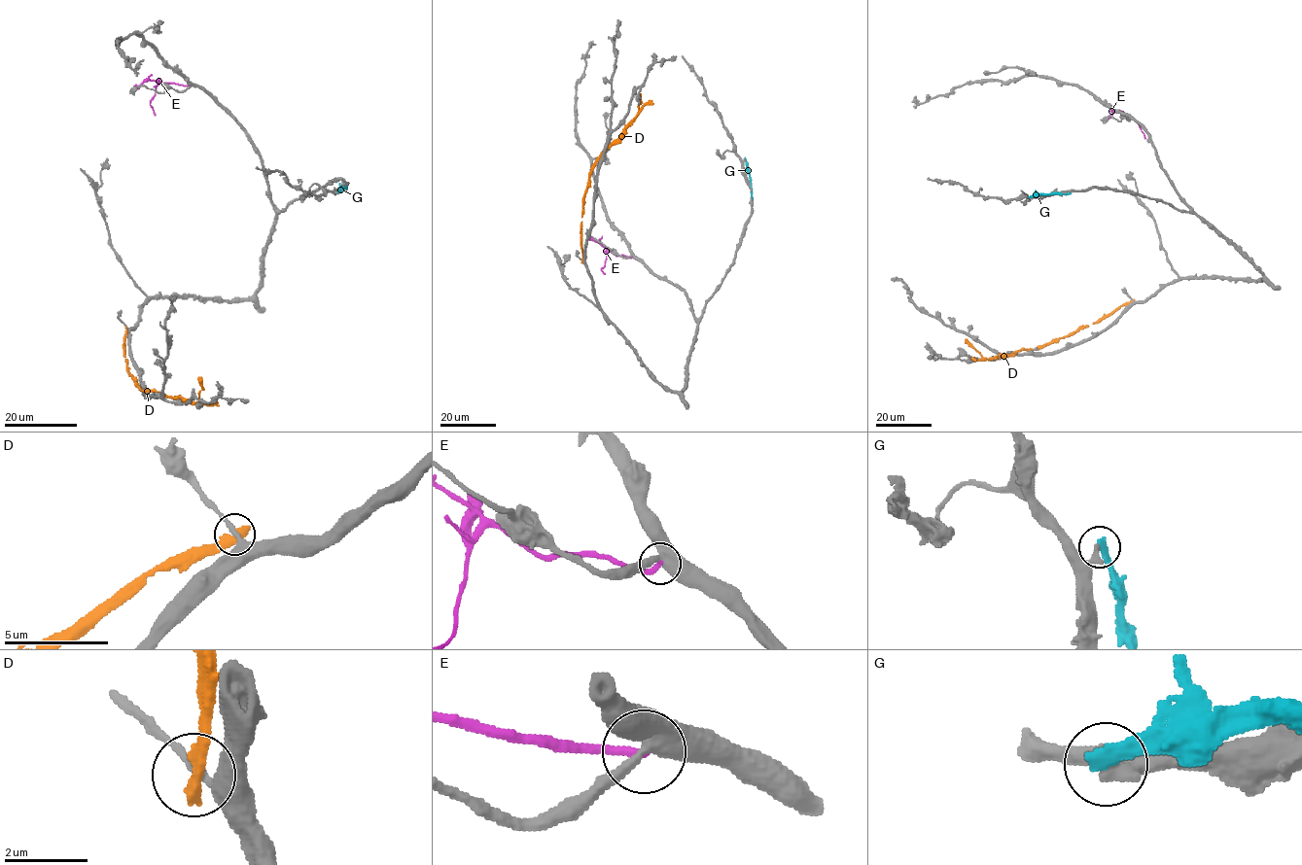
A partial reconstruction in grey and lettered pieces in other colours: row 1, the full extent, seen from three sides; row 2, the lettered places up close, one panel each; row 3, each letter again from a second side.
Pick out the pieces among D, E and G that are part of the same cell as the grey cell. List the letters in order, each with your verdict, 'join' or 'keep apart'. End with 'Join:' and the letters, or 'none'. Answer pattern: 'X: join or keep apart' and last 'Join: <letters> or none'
D: keep apart
E: keep apart
G: keep apart
Join: none

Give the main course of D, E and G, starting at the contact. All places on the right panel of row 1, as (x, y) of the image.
D: (1132, 300), (1088, 326), (1036, 349), (1022, 349), (1011, 354), (984, 359), (966, 339)
E: (1128, 116), (1137, 122), (1145, 138)
G: (1030, 197), (1071, 193)

